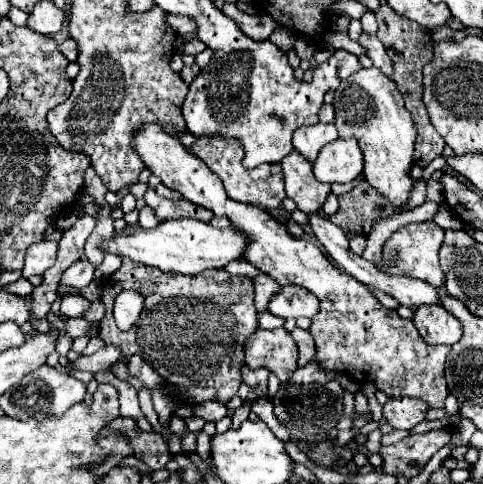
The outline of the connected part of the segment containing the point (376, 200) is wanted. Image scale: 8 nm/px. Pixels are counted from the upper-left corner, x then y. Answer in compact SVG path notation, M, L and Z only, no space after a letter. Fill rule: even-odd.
M365 180L359 182L351 192L339 196L339 210L329 220L345 220L345 234L347 238L355 238L357 232L367 236L371 226L381 220L377 214L377 206L391 206L385 196L379 196L371 184Z

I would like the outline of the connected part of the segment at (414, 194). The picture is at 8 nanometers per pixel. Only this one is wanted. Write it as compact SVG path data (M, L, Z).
M415 180L415 188L411 190L411 200L407 200L407 210L421 206L427 200L427 182L425 180Z

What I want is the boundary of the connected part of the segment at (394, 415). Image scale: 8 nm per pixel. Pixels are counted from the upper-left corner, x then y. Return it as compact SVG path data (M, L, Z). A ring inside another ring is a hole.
M401 396L389 398L389 402L383 406L383 416L391 426L411 430L413 426L417 426L427 418L427 410L429 404L423 404L423 400Z

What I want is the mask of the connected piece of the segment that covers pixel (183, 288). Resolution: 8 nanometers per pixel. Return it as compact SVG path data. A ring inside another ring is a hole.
M123 260L121 268L103 282L101 302L105 306L105 316L99 322L99 338L105 344L117 344L123 350L125 358L133 354L143 356L143 360L147 360L147 364L151 364L167 382L183 386L213 386L217 390L217 400L227 402L231 396L237 394L237 388L243 382L241 380L241 368L245 366L243 342L247 340L249 334L253 334L259 328L253 298L255 298L253 280L247 276L233 276L227 270L207 272L207 276L205 274L183 276L183 274L159 272L155 268L147 268L145 264L135 264L133 260ZM127 288L143 294L145 306L135 326L127 332L121 332L113 322L111 310L115 296Z

